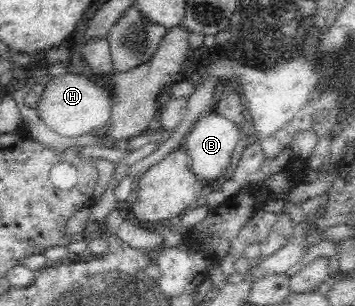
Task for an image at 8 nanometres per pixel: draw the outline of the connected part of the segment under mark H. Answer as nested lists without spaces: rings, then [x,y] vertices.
[[[65,73],[55,75],[46,82],[36,109],[38,117],[51,130],[61,136],[72,137],[103,131],[111,118],[112,102],[108,91],[101,84],[92,82],[83,75]]]

